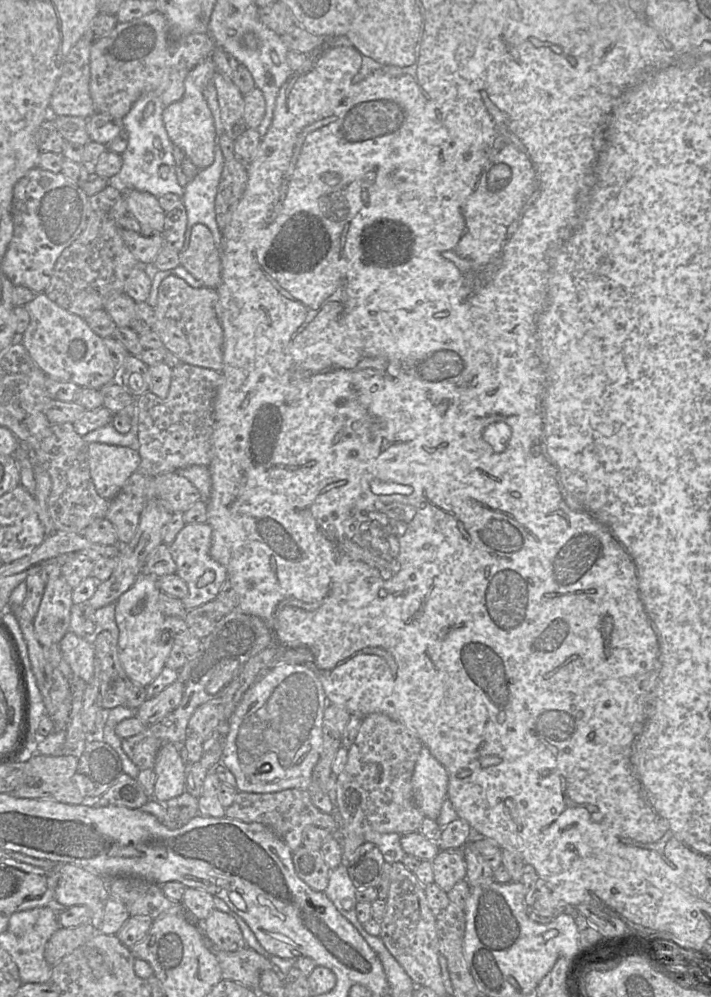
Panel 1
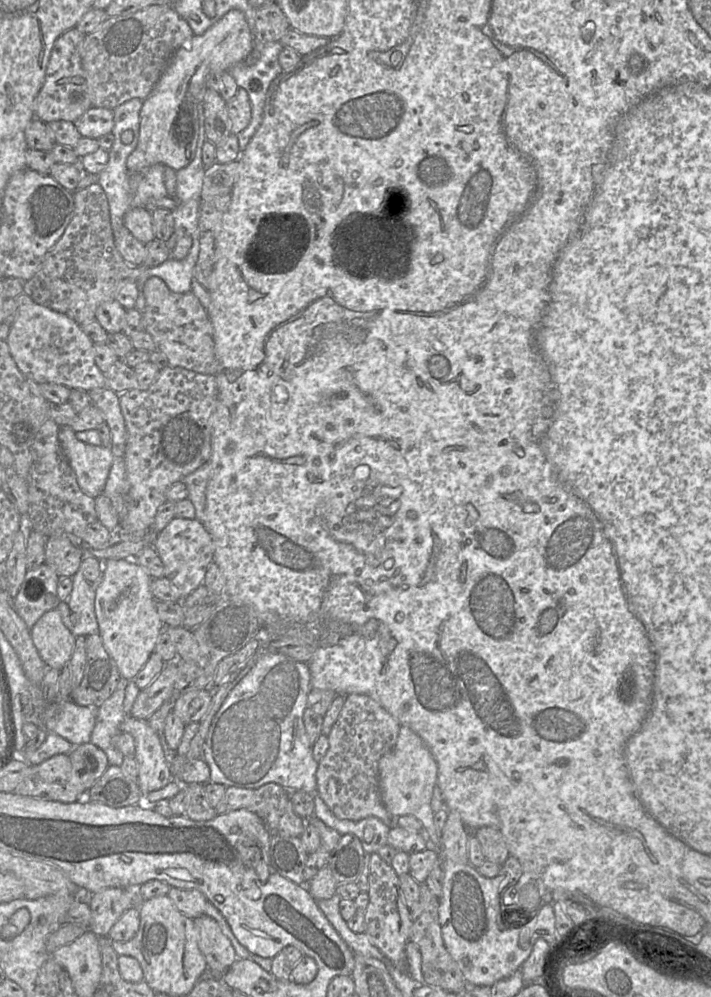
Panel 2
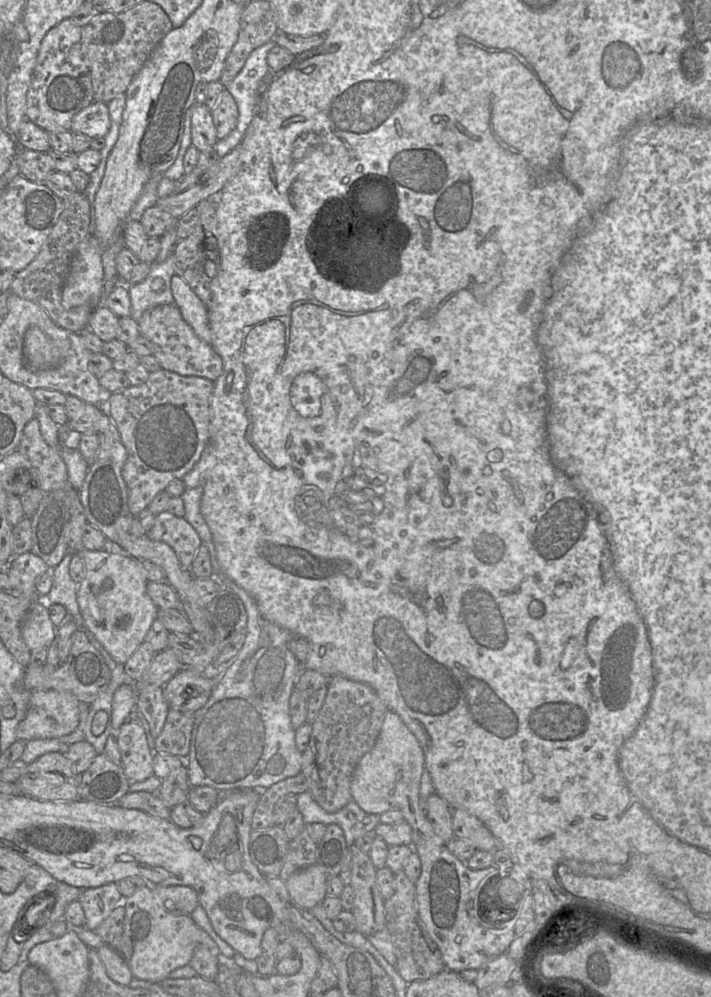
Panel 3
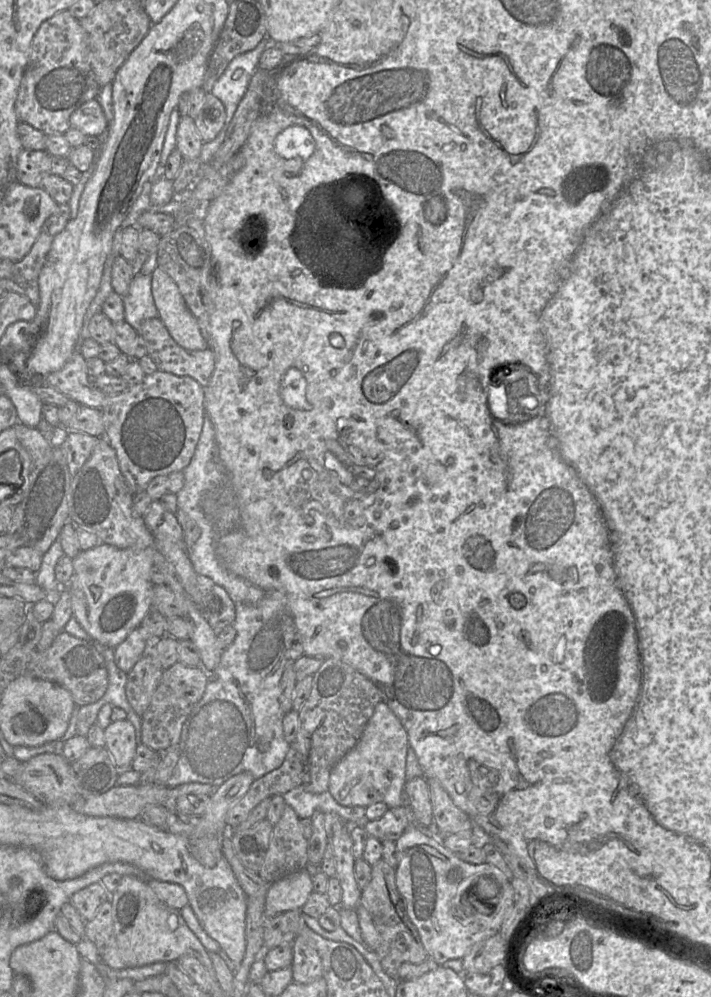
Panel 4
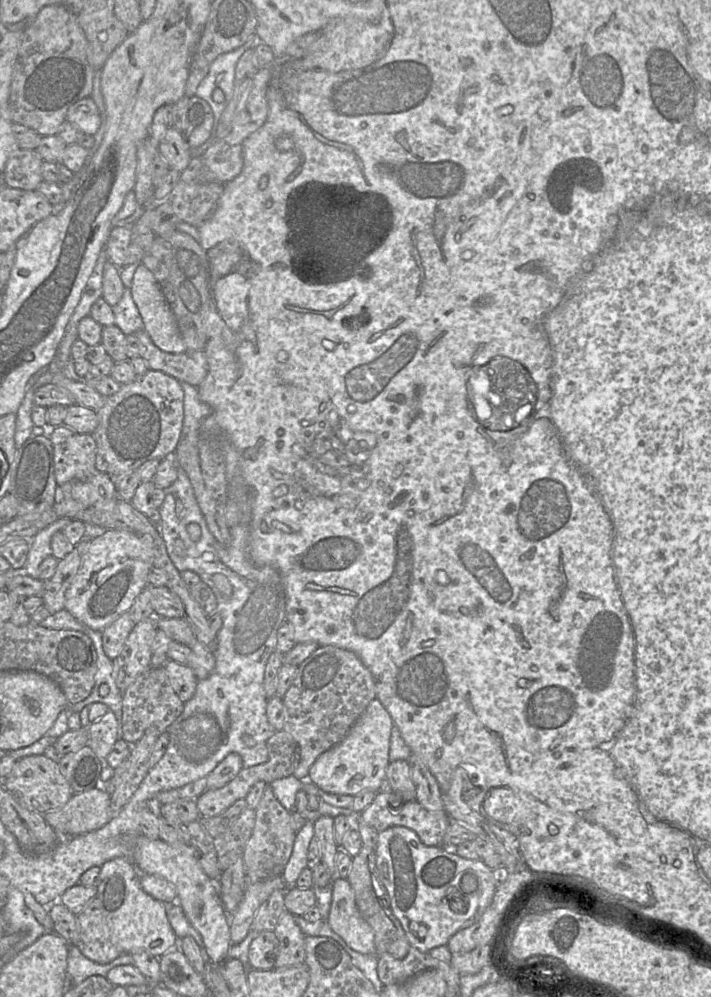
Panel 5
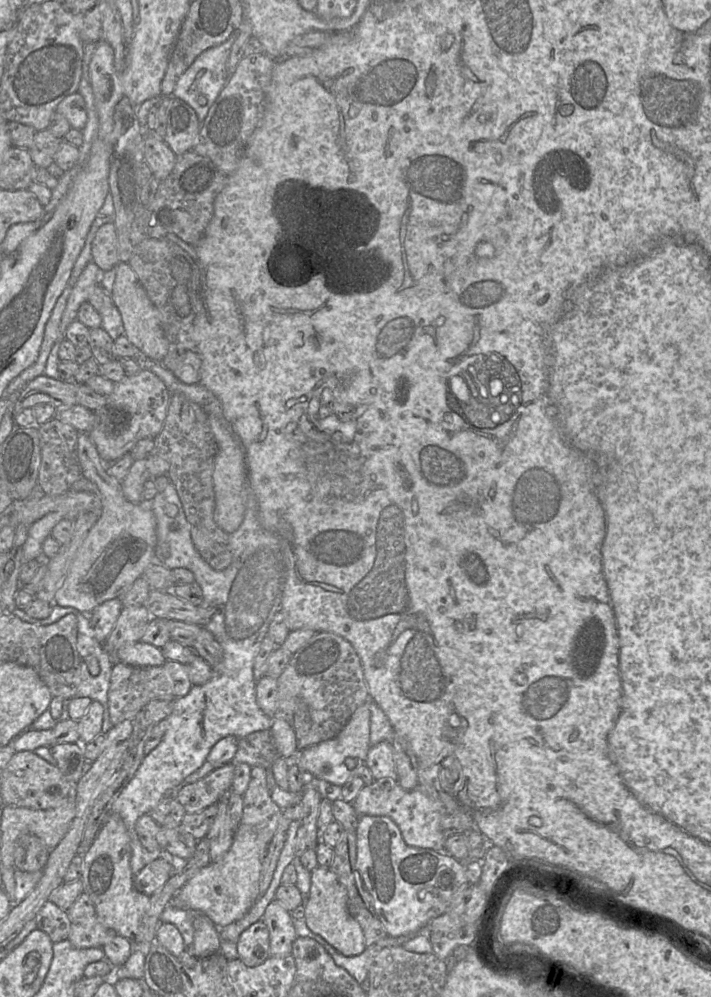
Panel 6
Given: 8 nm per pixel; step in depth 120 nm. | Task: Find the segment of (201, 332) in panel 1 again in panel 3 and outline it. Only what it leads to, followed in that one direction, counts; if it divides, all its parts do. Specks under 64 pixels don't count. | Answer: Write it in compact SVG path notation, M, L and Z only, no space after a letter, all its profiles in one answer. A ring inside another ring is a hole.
M175 304L160 305L147 310L138 321L140 334L150 340L153 356L161 368L181 376L197 376L215 382L223 371L223 363L212 344L202 341L183 319Z

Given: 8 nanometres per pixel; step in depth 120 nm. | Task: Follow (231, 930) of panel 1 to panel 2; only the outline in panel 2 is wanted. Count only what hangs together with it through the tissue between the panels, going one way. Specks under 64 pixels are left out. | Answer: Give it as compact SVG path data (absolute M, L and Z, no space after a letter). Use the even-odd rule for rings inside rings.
M206 914L193 919L198 935L198 944L207 962L207 975L222 977L238 960L231 941L225 936L216 920Z

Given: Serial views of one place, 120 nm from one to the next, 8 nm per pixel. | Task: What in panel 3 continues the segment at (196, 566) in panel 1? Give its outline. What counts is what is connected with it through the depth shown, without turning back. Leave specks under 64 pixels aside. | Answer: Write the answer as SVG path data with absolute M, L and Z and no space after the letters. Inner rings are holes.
M168 510L155 517L153 527L147 535L154 541L164 542L170 546L186 570L190 570L202 544L193 526L184 517L178 517Z

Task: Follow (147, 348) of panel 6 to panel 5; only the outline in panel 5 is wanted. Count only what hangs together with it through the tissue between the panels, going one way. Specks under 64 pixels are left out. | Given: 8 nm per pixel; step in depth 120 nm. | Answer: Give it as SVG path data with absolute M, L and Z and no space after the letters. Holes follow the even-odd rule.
M142 264L134 273L131 294L153 343L164 352L186 352L174 314L154 275Z

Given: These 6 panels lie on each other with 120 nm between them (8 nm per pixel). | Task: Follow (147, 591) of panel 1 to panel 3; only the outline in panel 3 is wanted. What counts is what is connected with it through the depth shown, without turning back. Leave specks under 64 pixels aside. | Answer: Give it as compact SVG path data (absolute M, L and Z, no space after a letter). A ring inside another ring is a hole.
M82 549L77 554L80 554L86 566L85 577L78 584L77 589L77 601L85 628L95 636L116 662L124 665L139 645L145 641L151 624L158 616L158 608L147 593L148 579L143 562L137 558L104 549L98 551Z

